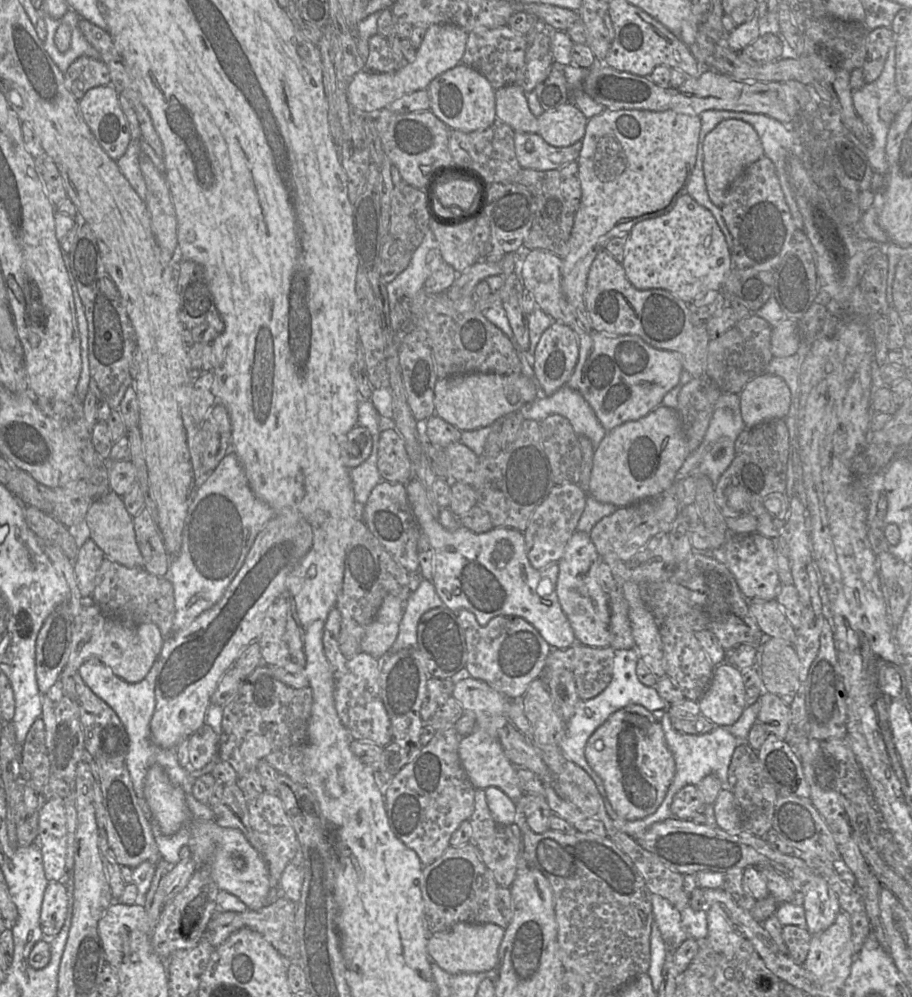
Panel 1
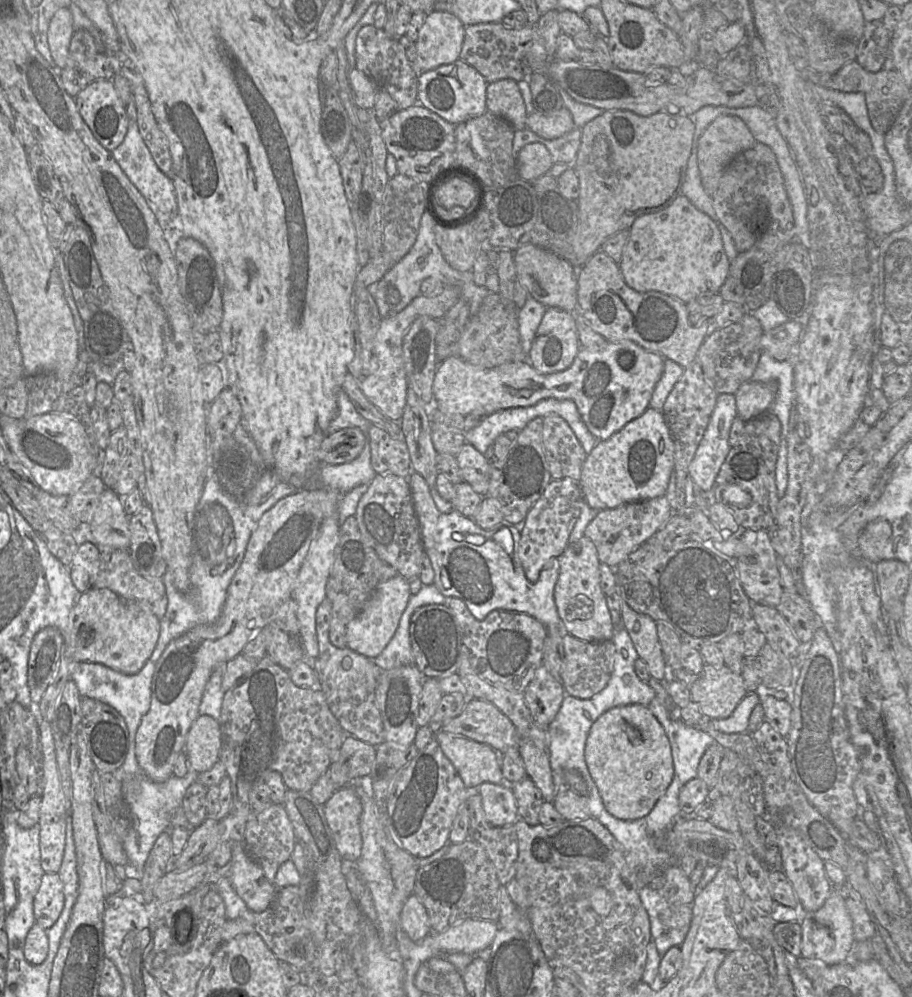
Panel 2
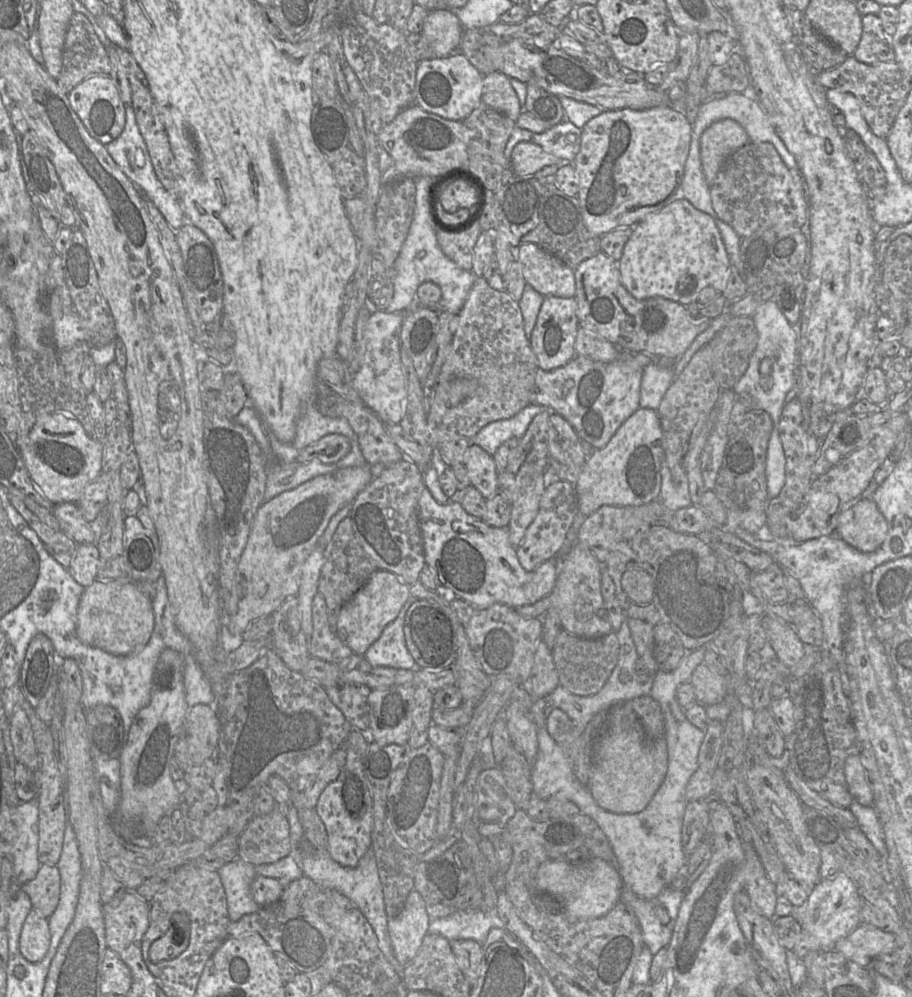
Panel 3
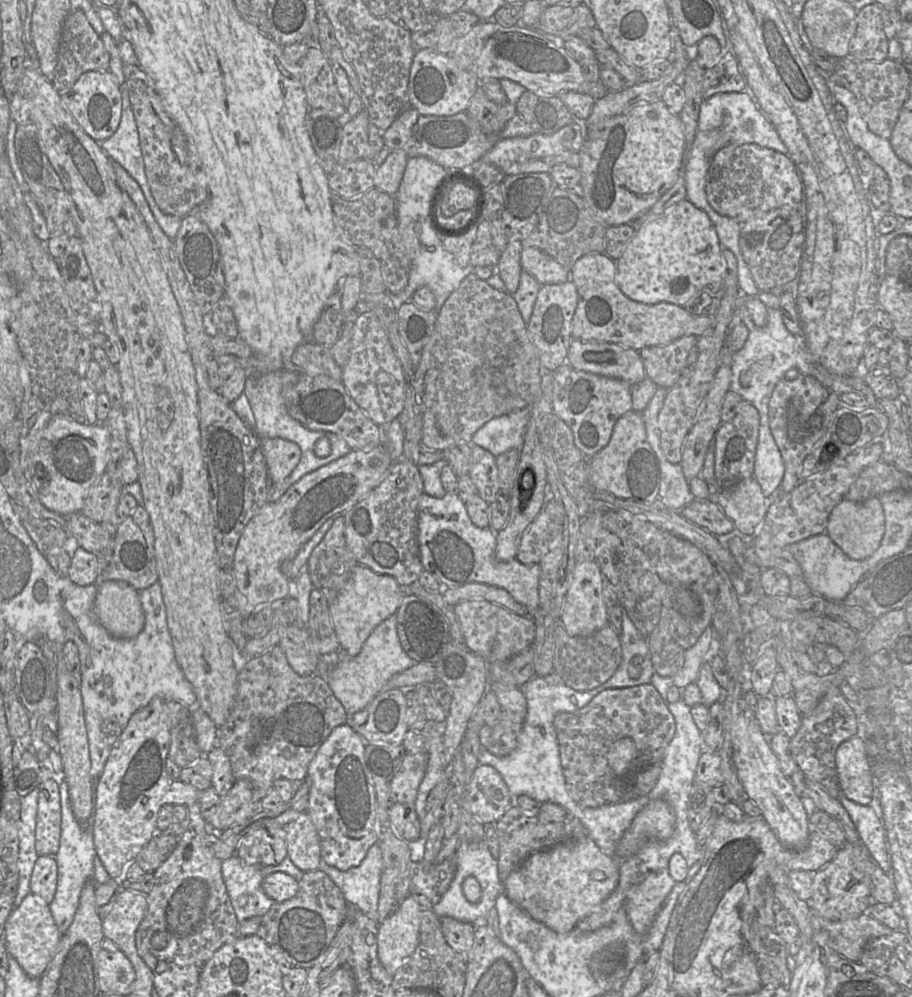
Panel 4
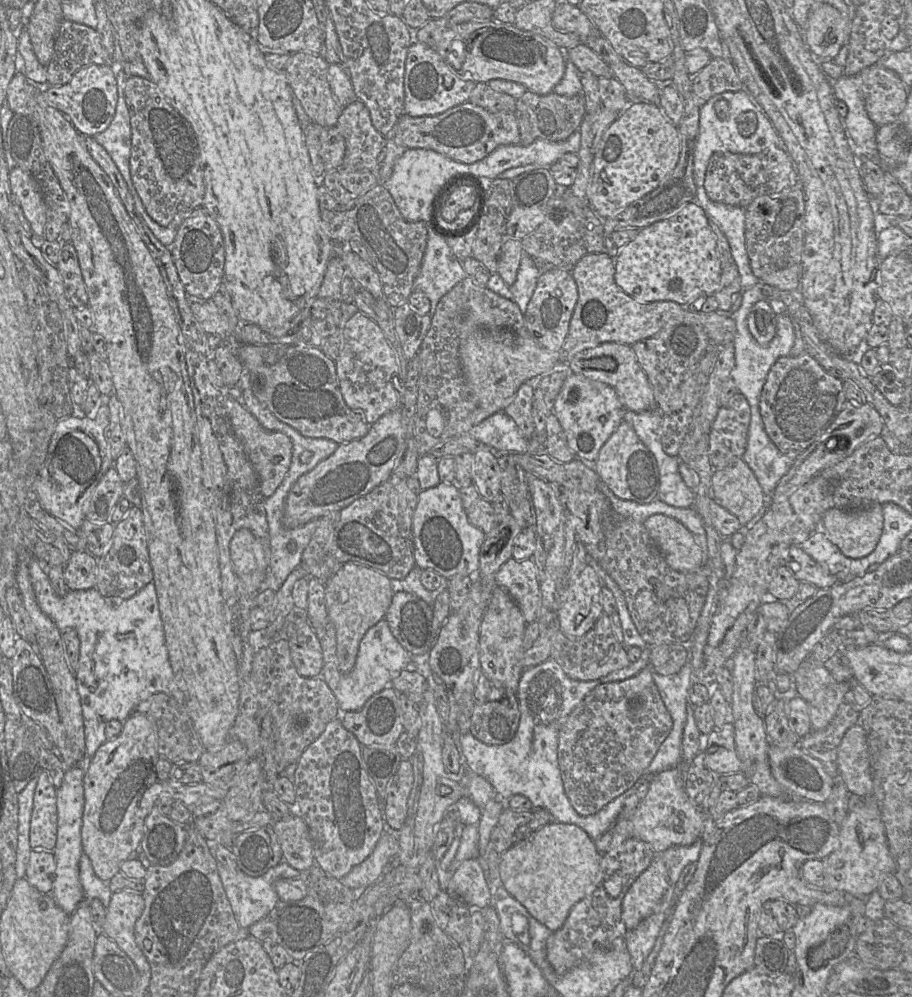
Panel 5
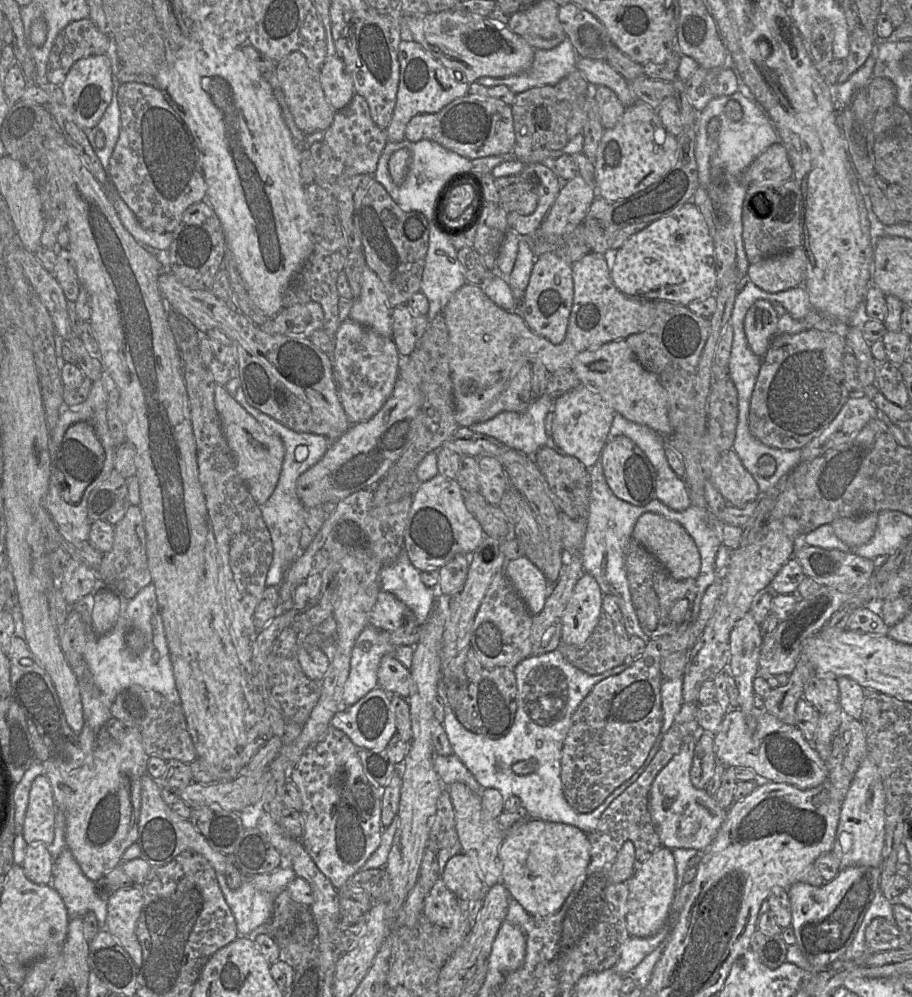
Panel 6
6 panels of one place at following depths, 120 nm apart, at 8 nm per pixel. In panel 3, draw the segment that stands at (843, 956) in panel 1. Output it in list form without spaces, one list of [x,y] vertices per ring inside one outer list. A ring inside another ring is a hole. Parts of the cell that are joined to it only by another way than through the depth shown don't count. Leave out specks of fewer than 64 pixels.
[[[843,871],[838,872],[836,875],[834,875],[833,877],[828,877],[828,878],[824,878],[821,879],[809,892],[809,896],[808,899],[805,903],[804,906],[802,906],[798,912],[795,912],[794,909],[794,915],[800,922],[801,928],[802,928],[802,932],[800,935],[800,939],[798,940],[798,942],[796,943],[795,947],[793,948],[793,952],[800,958],[804,958],[805,955],[807,955],[808,952],[810,951],[817,951],[817,952],[826,952],[826,951],[831,951],[834,950],[835,948],[835,944],[838,940],[848,936],[860,923],[860,909],[861,909],[861,905],[863,903],[863,898],[860,894],[860,889],[858,887],[858,885]]]

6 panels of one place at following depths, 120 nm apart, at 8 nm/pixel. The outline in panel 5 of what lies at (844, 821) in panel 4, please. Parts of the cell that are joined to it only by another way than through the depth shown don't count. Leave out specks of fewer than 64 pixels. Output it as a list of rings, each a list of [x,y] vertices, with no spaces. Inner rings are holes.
[[[798,744],[786,748],[770,745],[768,757],[773,776],[790,795],[789,798],[818,803],[825,803],[828,800],[835,781],[827,774],[822,763],[805,753]]]

